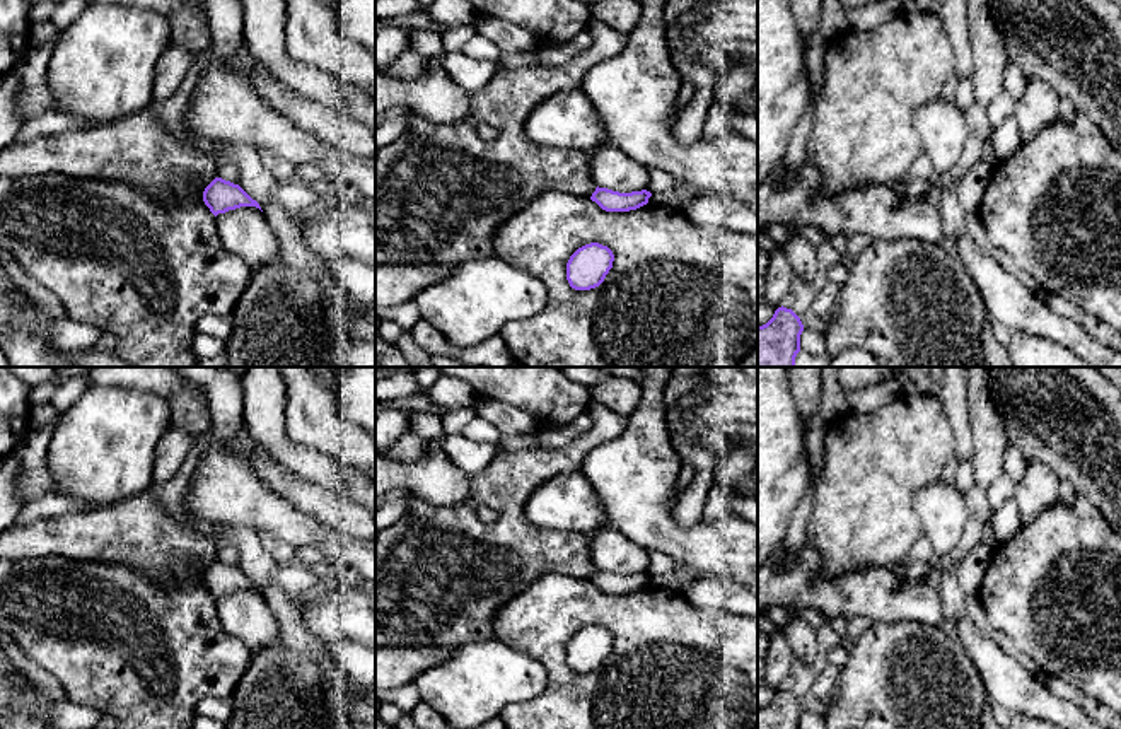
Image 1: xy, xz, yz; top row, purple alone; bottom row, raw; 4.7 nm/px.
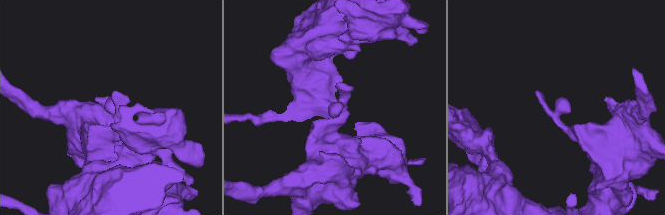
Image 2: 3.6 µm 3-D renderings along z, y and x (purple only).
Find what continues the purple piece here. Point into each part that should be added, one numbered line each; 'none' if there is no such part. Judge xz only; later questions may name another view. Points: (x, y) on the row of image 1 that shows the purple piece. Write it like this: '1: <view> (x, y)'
none

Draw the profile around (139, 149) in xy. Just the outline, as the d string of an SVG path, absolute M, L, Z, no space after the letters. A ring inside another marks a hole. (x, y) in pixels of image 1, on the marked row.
M143 109L89 130L14 140L0 150L0 176L46 174L128 183L171 203L188 188L203 193L218 178L218 164Z

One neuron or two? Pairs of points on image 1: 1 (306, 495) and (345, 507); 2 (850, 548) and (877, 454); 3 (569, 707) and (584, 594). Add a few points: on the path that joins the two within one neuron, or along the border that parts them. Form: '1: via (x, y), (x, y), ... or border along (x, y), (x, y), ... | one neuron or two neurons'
1: via (316, 501), (335, 507) | one neuron
2: via (855, 524), (862, 518), (869, 478) | one neuron
3: via (562, 680), (557, 670), (557, 622) | one neuron

